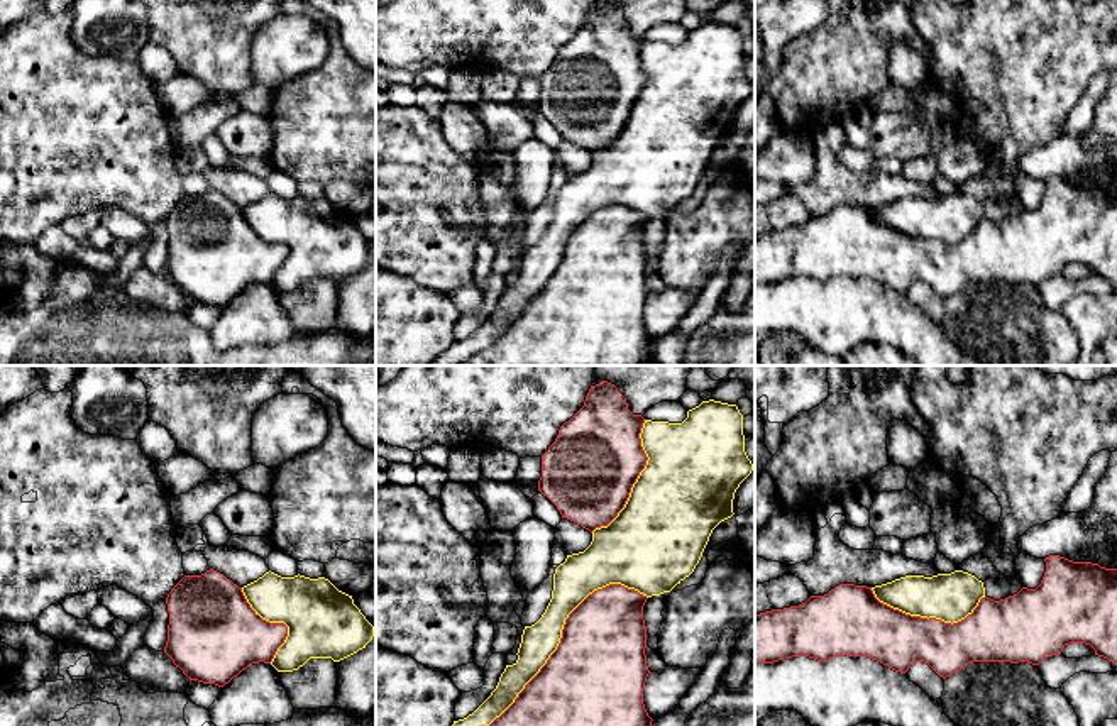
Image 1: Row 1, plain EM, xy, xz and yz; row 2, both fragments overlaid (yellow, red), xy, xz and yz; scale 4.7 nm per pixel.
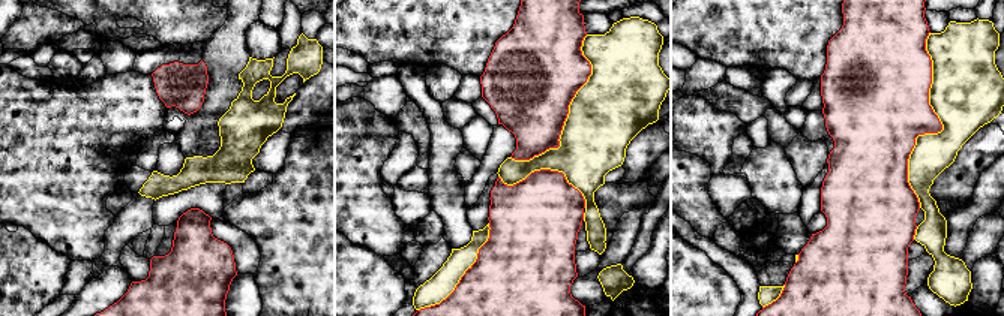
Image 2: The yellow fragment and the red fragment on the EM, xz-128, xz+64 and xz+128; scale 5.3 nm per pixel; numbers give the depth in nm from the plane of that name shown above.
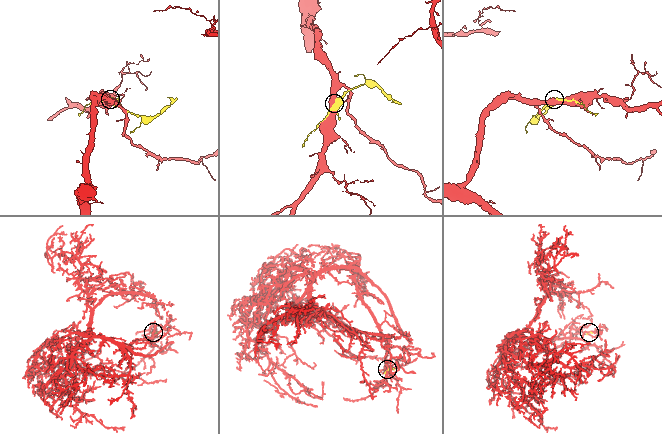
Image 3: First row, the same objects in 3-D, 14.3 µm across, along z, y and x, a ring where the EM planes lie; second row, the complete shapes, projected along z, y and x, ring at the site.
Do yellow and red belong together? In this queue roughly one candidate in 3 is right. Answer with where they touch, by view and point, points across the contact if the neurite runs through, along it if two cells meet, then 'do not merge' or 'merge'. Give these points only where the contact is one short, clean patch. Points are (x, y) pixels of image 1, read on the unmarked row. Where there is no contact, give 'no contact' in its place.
meets yellow in xz at (557, 266); do not merge

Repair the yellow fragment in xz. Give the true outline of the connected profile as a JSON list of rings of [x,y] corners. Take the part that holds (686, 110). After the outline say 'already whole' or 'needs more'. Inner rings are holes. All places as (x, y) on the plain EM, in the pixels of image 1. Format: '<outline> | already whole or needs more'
[[[702,22],[682,44],[645,41],[641,68],[648,78],[618,137],[592,152],[591,166],[555,190],[552,220],[542,239],[525,247],[518,281],[506,286],[491,316],[467,338],[454,342],[428,366],[460,366],[499,338],[557,271],[565,240],[594,212],[621,205],[652,218],[670,213],[699,184],[713,151],[731,139],[740,105],[753,85],[745,73],[743,36],[736,25]]] | already whole

